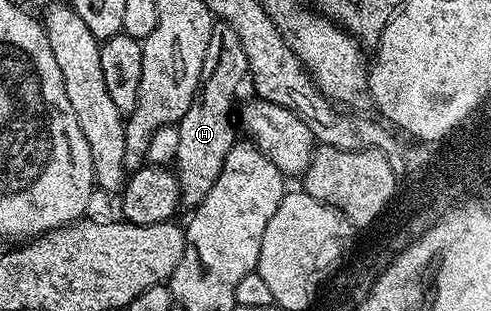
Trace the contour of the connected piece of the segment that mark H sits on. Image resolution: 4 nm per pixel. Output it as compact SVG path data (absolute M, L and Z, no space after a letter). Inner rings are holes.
M222 22L212 23L201 74L203 77L197 94L177 125L179 138L173 171L179 179L180 205L187 210L194 210L205 198L205 194L213 190L213 182L217 182L217 174L221 174L221 166L225 166L225 158L237 142L237 128L233 123L235 95L239 87L245 84L249 73L245 46L241 46L241 38L237 38L237 30L233 30L233 26Z

